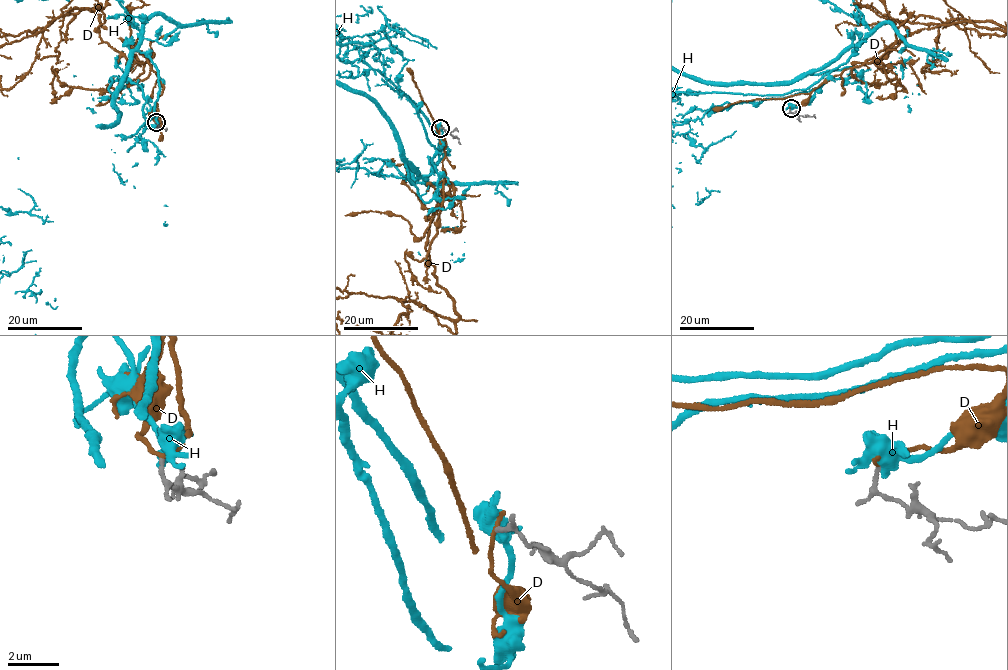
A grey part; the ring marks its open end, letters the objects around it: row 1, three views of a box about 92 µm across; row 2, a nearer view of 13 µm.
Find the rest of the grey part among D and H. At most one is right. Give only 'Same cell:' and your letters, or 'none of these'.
Same cell: none of these

